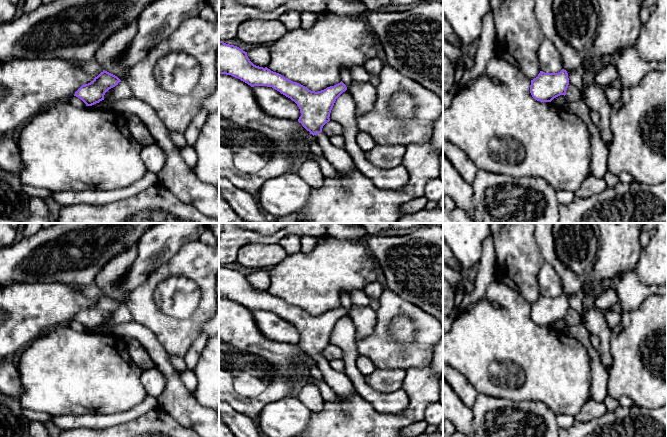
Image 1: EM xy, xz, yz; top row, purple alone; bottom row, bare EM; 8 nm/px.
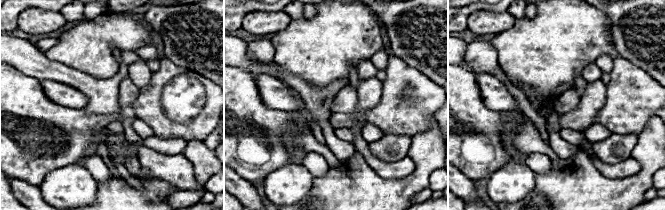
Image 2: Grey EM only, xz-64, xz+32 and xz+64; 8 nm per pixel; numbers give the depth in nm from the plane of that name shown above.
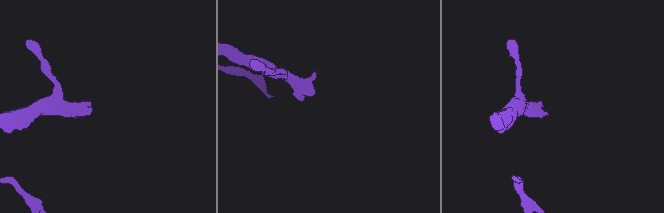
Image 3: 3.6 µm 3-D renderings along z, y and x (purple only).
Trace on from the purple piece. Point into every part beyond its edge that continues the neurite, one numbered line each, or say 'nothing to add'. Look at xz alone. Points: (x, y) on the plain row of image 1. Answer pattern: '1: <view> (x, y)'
1: xz (339, 382)

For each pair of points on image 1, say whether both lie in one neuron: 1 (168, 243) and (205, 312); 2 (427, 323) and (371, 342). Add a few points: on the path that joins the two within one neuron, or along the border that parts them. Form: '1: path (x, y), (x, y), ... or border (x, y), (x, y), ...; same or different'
1: border (193, 240), (185, 243), (175, 254), (156, 269); different
2: path (421, 340), (408, 353), (388, 353); same

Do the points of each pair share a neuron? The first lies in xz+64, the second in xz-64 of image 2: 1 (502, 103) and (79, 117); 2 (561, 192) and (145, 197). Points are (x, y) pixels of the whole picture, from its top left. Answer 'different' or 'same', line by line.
1: different
2: same

